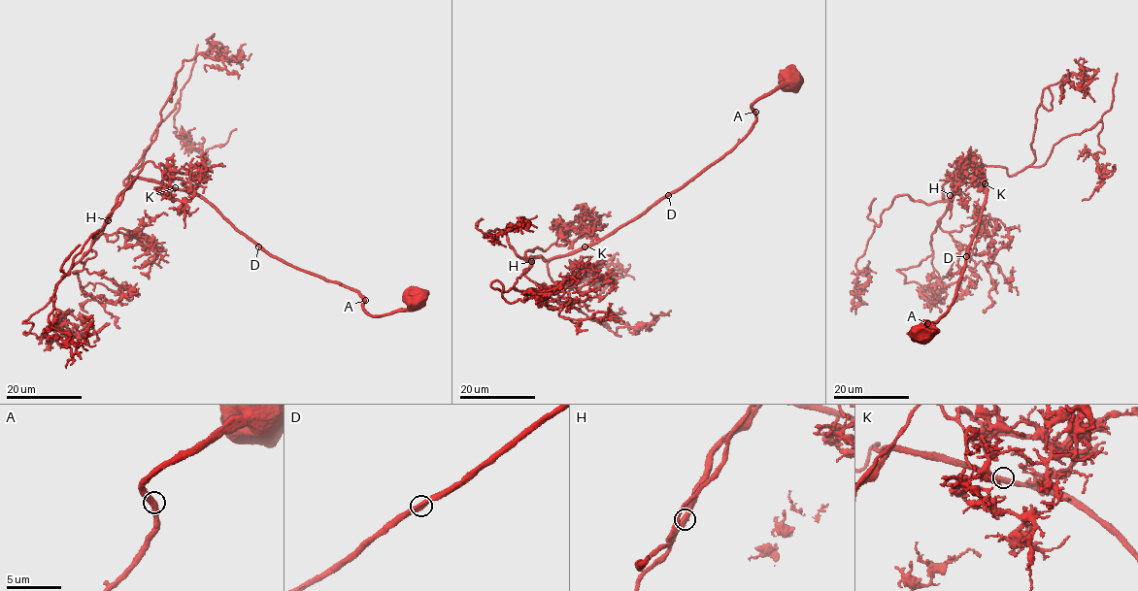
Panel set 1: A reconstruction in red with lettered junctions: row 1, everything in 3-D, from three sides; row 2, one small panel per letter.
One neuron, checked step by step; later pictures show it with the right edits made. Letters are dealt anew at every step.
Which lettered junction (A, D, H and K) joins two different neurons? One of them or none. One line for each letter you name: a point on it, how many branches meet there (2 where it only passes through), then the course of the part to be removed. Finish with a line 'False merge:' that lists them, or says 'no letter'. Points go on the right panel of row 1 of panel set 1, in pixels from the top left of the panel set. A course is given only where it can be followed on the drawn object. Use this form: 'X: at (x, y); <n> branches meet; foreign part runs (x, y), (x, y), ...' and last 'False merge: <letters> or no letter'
False merge: no letter

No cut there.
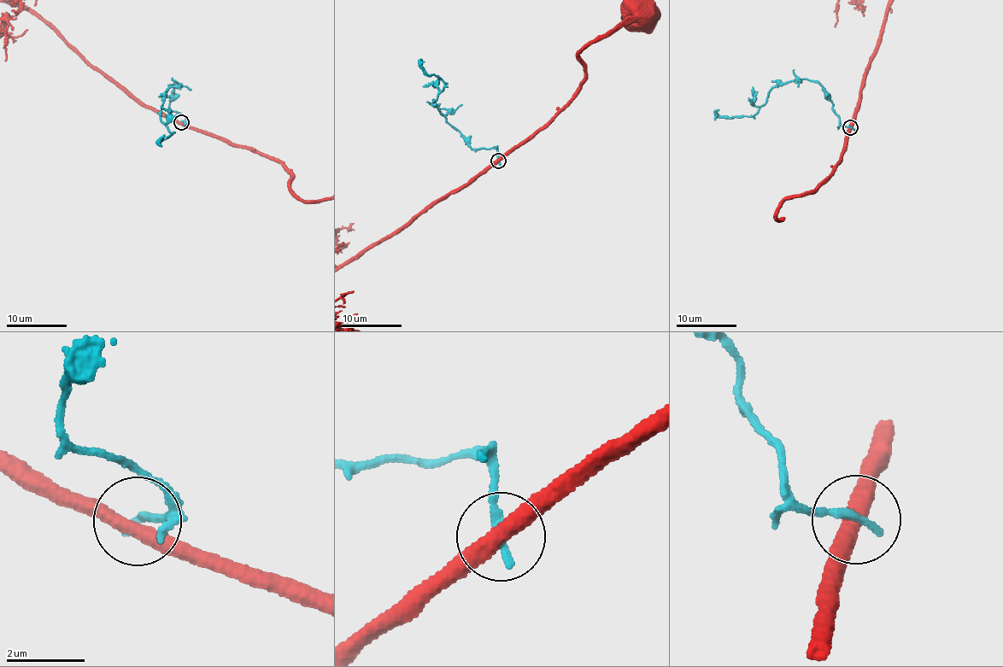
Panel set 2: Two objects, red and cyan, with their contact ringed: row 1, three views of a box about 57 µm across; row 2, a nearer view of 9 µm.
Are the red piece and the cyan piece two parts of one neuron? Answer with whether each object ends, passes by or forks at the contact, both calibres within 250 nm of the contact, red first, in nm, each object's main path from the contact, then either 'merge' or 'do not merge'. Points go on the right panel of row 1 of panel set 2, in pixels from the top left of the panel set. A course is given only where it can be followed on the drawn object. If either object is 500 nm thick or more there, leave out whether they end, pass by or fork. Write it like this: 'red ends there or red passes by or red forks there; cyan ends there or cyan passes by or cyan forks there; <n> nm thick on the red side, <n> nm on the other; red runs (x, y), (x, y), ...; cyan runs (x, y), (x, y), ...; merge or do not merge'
red passes by; cyan ends there; 400 nm thick on the red side, 240 nm on the other; cyan runs (851, 128), (839, 123), (821, 85), (808, 79), (780, 84), (753, 115), (724, 117), (718, 109); do not merge

